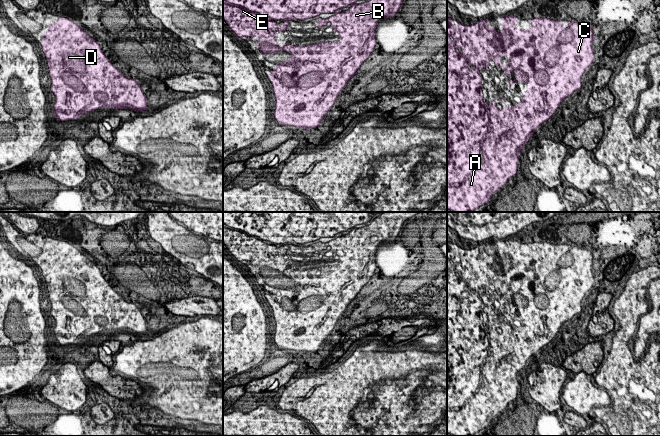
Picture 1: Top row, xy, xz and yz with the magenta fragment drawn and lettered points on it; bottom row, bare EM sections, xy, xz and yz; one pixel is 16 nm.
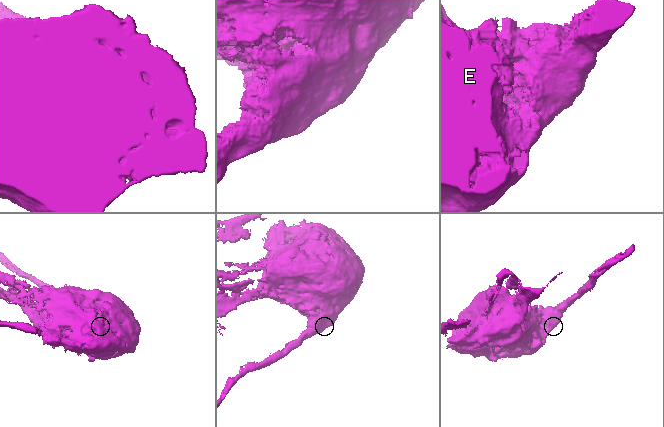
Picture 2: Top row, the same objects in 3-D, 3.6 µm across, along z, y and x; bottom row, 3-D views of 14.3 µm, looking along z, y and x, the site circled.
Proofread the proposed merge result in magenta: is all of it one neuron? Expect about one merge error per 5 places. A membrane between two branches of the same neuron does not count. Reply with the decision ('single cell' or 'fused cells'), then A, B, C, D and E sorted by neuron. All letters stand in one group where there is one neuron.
single cell; A B C D E

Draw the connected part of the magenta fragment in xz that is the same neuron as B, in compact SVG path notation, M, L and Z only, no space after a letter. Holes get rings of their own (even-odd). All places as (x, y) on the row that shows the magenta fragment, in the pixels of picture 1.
M223 0L223 18L230 29L241 40L243 37L254 37L255 45L260 48L260 53L274 55L277 51L289 51L290 59L277 64L270 81L276 98L274 117L281 125L295 126L298 128L312 129L321 124L324 116L331 110L339 93L345 88L349 80L357 73L362 64L368 60L374 51L376 42L376 27L381 18L393 18L399 11L404 0L369 0L356 4L360 0ZM336 13L322 19L320 14ZM317 18L318 27L326 27L331 24L334 32L338 33L340 41L322 42L306 46L279 46L276 35L280 31L289 30L289 21L307 20Z

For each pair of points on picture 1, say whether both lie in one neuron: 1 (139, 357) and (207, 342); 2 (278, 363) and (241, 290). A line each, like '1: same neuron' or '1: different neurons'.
1: same neuron
2: different neurons

